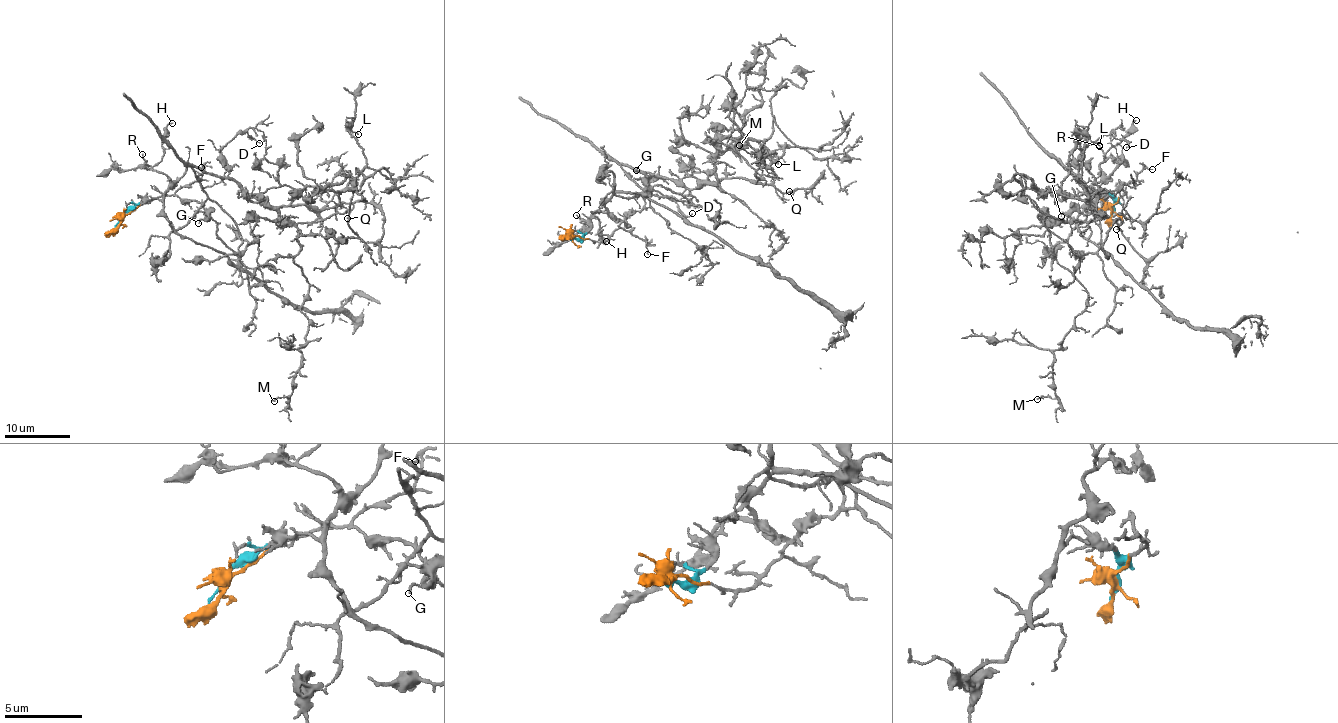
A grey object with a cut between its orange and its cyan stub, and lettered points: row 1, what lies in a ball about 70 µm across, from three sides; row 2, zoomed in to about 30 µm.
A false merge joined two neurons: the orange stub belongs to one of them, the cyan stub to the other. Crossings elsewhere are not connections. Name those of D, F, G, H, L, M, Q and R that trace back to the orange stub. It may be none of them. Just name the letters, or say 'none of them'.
D, F, G, L, M, Q

